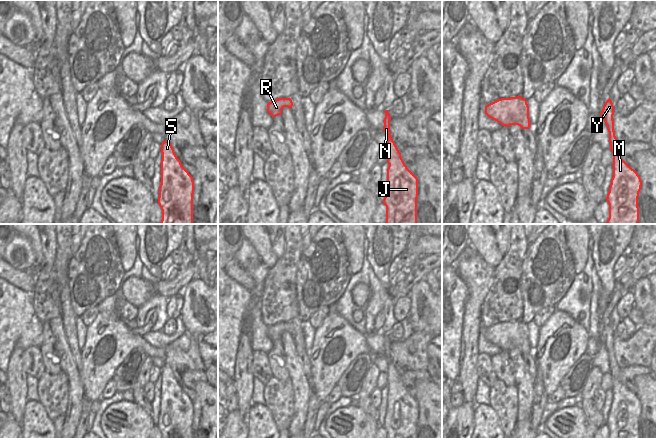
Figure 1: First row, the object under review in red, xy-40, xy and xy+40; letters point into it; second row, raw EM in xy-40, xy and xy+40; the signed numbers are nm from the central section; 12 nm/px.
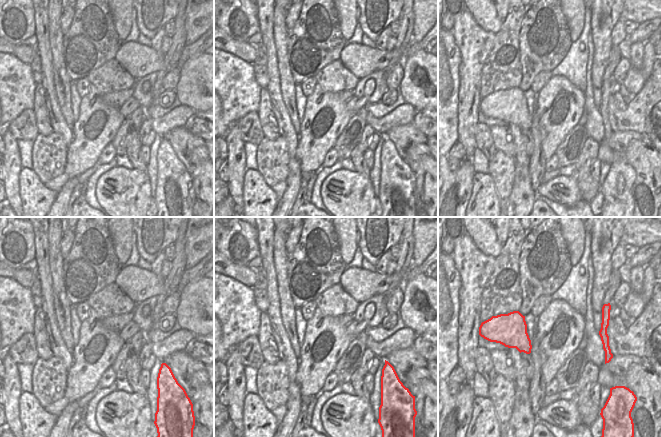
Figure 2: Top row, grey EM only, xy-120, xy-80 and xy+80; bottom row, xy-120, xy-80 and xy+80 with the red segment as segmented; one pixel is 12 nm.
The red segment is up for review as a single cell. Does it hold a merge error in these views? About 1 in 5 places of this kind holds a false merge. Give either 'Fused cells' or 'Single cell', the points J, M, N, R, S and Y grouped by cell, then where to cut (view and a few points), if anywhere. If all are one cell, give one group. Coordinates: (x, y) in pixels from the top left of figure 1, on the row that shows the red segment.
Single cell. Groups: J M N R S Y. No split.

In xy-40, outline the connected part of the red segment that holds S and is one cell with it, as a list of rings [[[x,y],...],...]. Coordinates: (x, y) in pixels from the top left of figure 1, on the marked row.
[[[170,142],[161,144],[160,224],[193,224],[194,181],[182,166]]]

